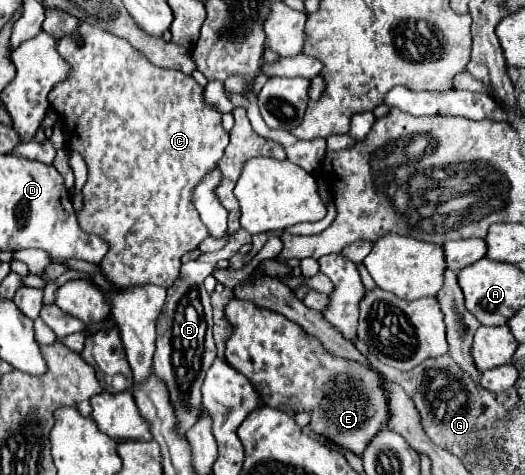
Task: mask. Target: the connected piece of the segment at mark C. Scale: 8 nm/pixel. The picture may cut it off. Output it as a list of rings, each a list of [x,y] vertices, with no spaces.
[[[81,23],[79,27],[79,33],[83,35],[83,45],[79,47],[75,43],[73,37],[63,37],[59,39],[57,43],[57,51],[59,55],[69,63],[71,71],[67,75],[67,79],[59,85],[55,85],[49,93],[49,101],[51,101],[51,107],[61,113],[65,117],[65,147],[67,149],[75,149],[83,155],[85,163],[87,163],[87,169],[89,169],[89,177],[87,177],[87,183],[83,187],[83,211],[77,213],[77,219],[79,219],[79,227],[91,235],[97,235],[101,237],[107,245],[109,245],[109,251],[107,255],[101,259],[99,267],[101,267],[101,273],[103,277],[115,285],[115,287],[125,287],[125,285],[141,285],[141,283],[155,283],[155,285],[161,285],[161,287],[171,287],[179,273],[181,273],[181,257],[193,249],[199,247],[199,243],[203,239],[209,237],[209,231],[207,227],[203,225],[197,209],[193,207],[191,203],[191,189],[193,185],[197,185],[197,181],[205,175],[205,171],[213,169],[217,165],[217,161],[221,159],[223,155],[223,149],[225,145],[229,143],[229,135],[223,131],[221,127],[221,113],[215,111],[215,109],[209,109],[207,105],[203,105],[201,101],[201,87],[199,83],[189,77],[189,75],[183,75],[181,71],[173,71],[173,69],[161,69],[157,65],[153,65],[145,55],[141,55],[137,49],[133,49],[129,45],[129,41],[113,35],[113,33],[107,33],[107,31],[101,31],[93,25],[87,25],[87,23]]]

